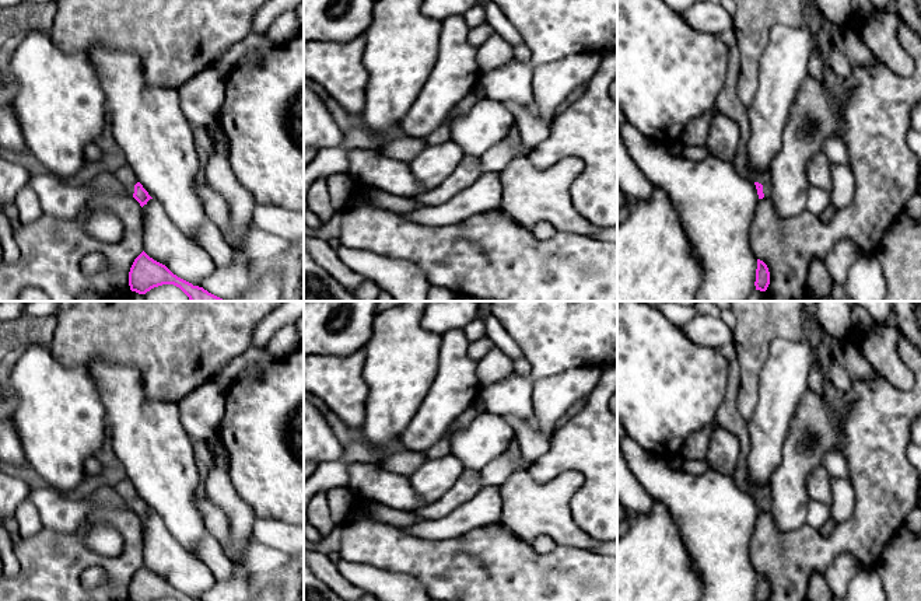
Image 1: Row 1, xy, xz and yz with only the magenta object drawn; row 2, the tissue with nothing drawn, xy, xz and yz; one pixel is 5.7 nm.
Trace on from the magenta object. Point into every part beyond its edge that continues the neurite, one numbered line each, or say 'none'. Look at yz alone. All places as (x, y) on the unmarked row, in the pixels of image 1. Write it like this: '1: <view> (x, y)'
none

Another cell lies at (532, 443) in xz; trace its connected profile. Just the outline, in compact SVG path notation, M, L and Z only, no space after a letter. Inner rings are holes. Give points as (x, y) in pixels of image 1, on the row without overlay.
M509 416L507 420L514 429L515 443L528 464L533 464L549 451L551 433L543 433L537 427L530 427L526 420L518 416Z

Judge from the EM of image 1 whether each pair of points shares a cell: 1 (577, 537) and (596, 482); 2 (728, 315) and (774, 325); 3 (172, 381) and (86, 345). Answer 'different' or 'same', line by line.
1: different
2: different
3: same

